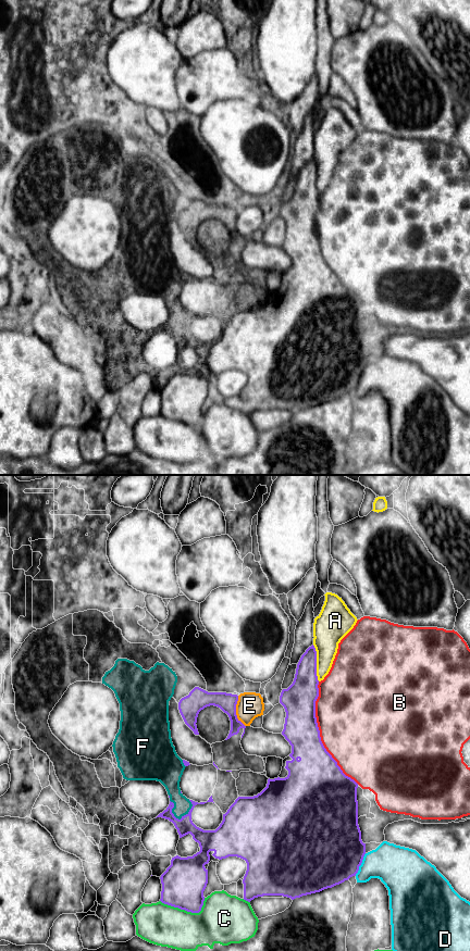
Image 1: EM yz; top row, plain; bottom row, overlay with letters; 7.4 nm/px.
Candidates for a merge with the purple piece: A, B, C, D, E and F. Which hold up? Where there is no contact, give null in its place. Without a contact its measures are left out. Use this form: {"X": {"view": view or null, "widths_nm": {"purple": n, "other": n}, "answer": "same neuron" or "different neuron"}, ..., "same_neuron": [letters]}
{"A": {"view": "yz", "widths_nm": {"purple": 220, "other": 220}, "answer": "different neuron"}, "B": {"view": "yz", "widths_nm": {"purple": 300, "other": 480}, "answer": "different neuron"}, "C": {"view": "yz", "widths_nm": {"purple": 320, "other": 320}, "answer": "different neuron"}, "D": {"view": "yz", "widths_nm": {"purple": 500, "other": 300}, "answer": "different neuron"}, "E": {"view": "yz", "widths_nm": {"purple": 140, "other": 190}, "answer": "different neuron"}, "F": {"view": "yz", "widths_nm": {"purple": 120, "other": 130}, "answer": "different neuron"}, "same_neuron": []}

